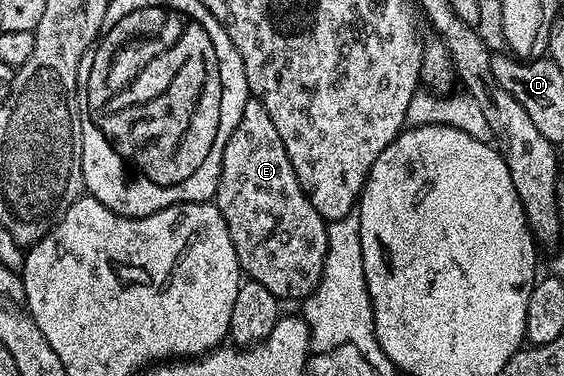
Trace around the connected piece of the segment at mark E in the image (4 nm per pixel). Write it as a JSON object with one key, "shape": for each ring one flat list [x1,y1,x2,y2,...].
{"shape":[[248,98,243,104,243,113,235,120,235,129,225,146,219,185,213,197,225,222,229,226,229,238,237,250,240,269,250,279,261,282,281,302,296,300,302,302,315,291,323,277,323,263,327,257,327,225,321,214,309,202,299,185,297,174,289,162,289,154,269,118,269,110,261,101]]}

